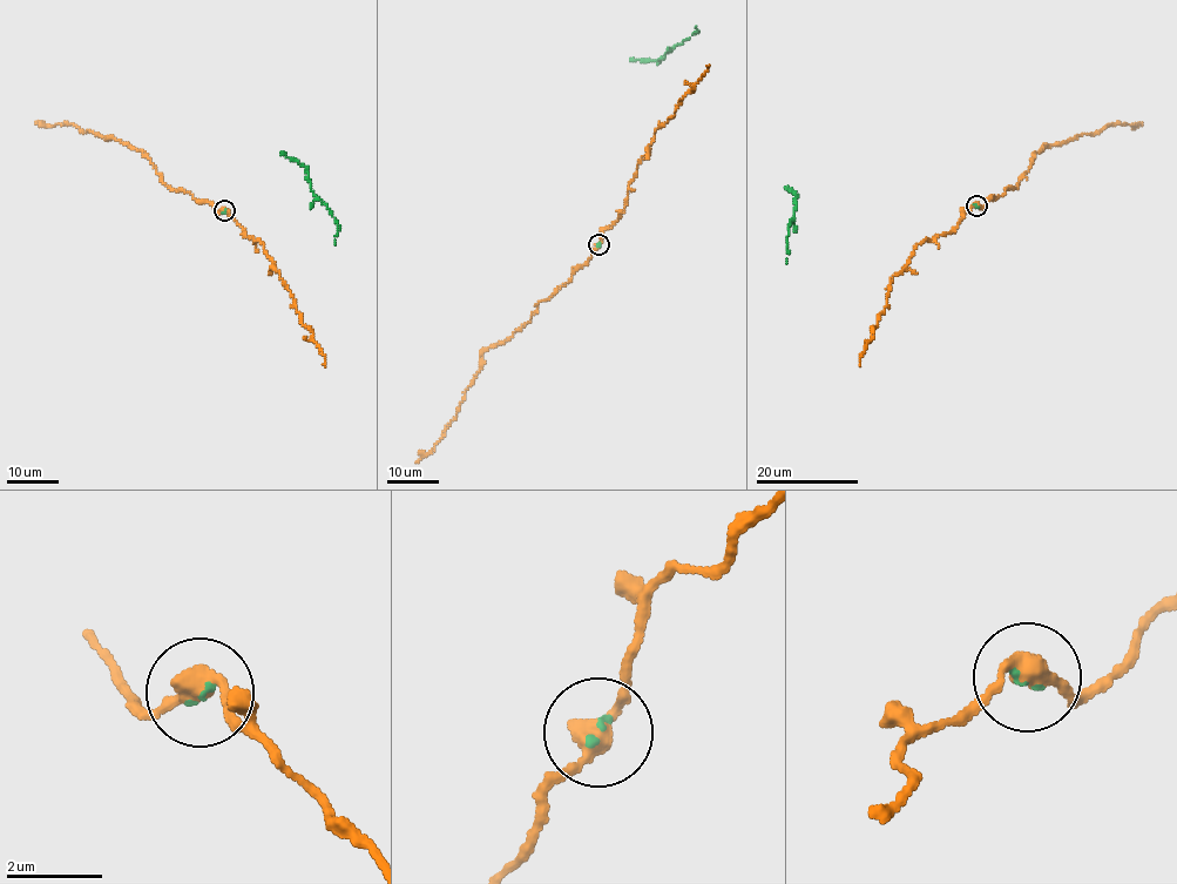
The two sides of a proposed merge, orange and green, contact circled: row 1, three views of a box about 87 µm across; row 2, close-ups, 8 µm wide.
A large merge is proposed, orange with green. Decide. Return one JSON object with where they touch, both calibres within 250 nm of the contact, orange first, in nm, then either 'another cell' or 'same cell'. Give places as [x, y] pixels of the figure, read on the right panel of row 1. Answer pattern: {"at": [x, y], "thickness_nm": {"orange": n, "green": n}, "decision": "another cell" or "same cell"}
{"at": [976, 206], "thickness_nm": {"orange": 400, "green": 90}, "decision": "same cell"}

